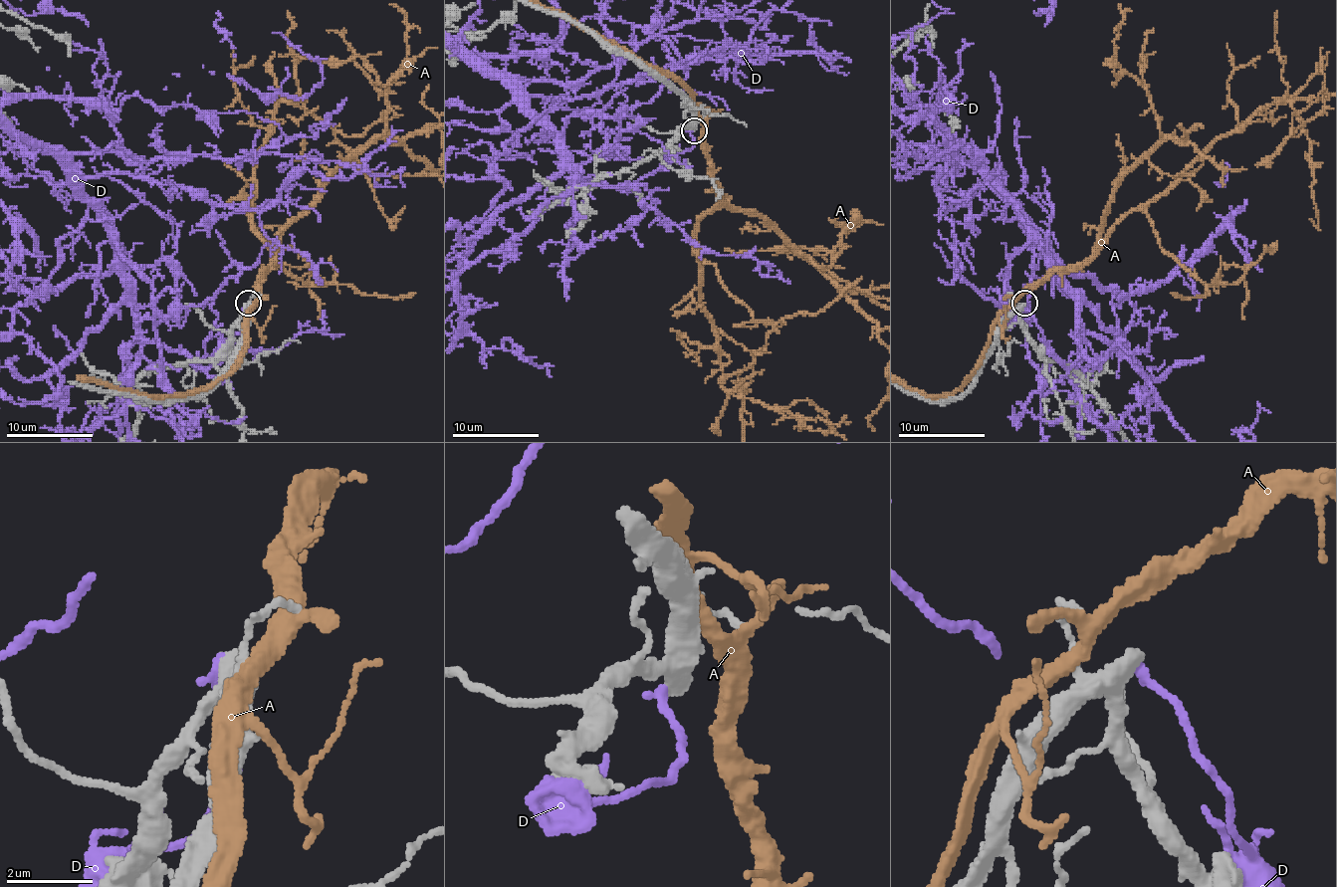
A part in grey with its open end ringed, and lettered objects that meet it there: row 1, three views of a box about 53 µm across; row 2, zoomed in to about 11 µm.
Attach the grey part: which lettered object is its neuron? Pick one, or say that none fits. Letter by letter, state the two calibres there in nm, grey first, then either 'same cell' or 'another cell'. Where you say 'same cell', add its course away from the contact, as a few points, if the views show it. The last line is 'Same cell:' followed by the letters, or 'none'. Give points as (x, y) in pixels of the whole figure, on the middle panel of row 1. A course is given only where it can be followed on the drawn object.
A: 240 nm thick on the grey side, 400 nm on the other; another cell
D: 360 nm thick on the grey side, 220 nm on the other; another cell
Same cell: none

